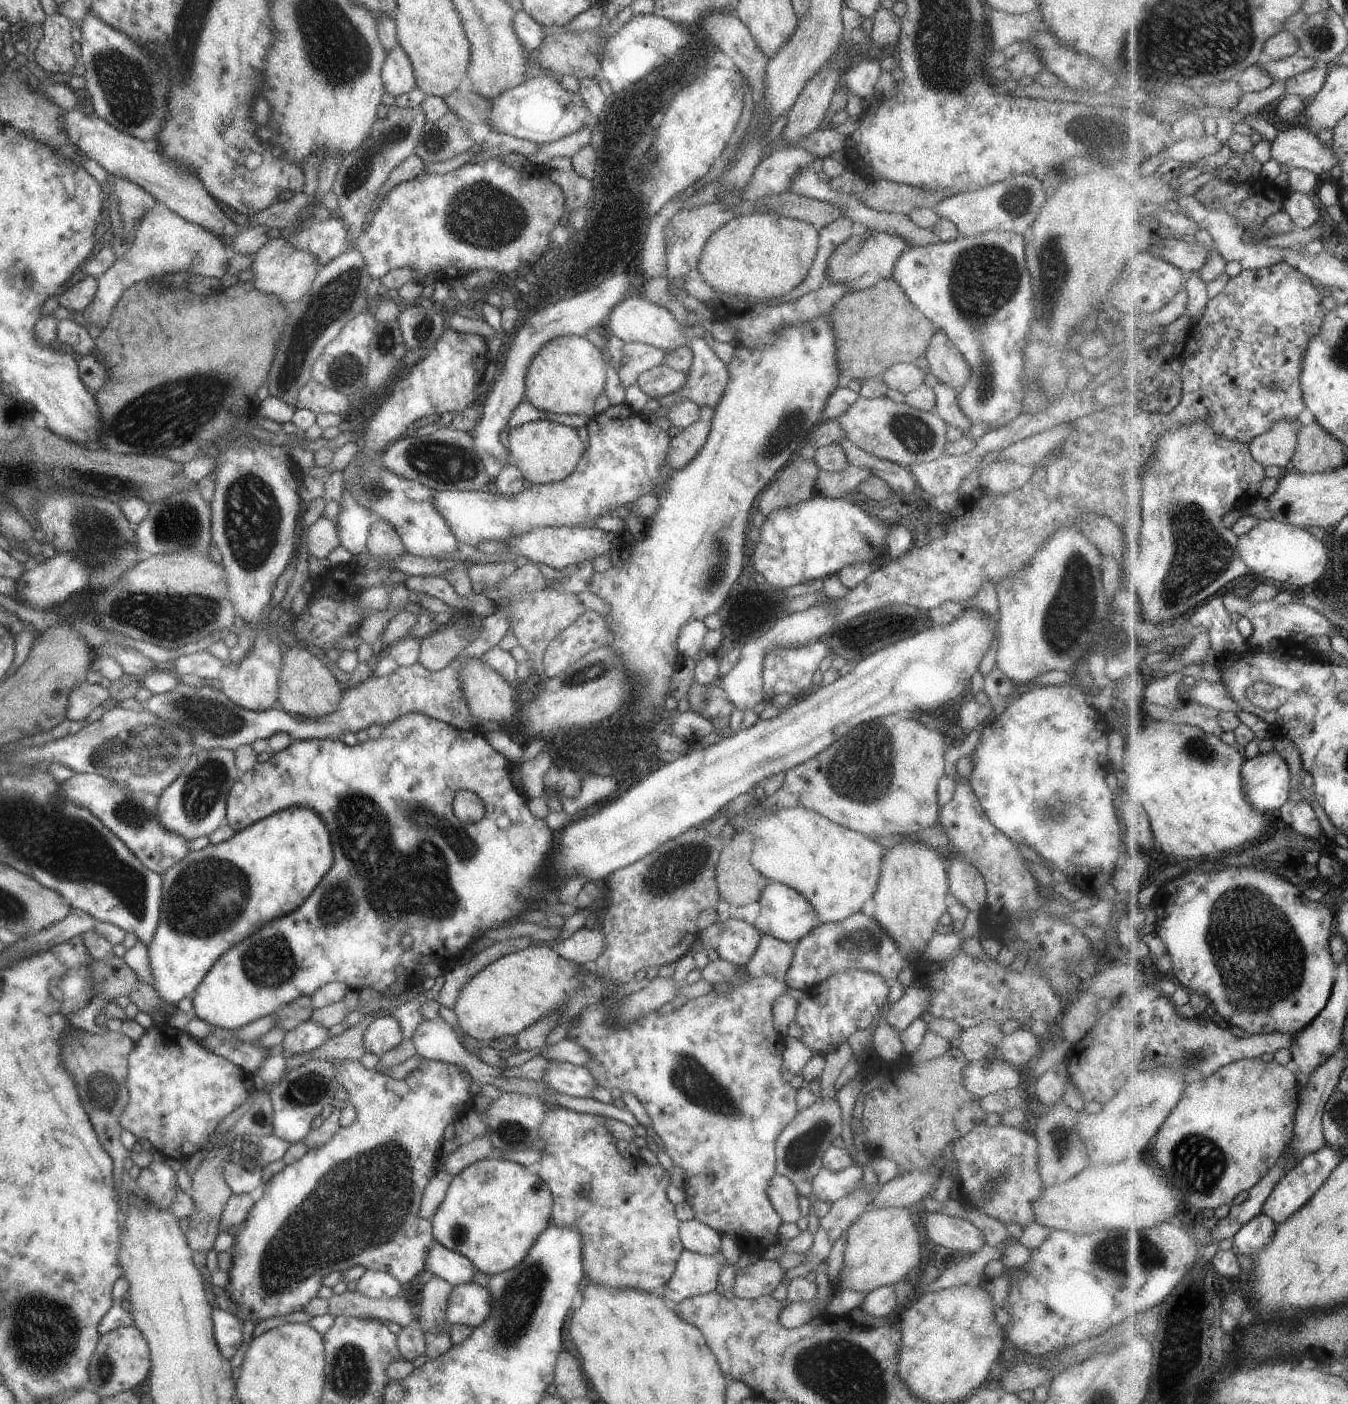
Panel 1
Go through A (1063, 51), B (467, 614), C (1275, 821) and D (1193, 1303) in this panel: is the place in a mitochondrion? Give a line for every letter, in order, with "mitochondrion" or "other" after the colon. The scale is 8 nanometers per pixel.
A: other
B: other
C: other
D: other

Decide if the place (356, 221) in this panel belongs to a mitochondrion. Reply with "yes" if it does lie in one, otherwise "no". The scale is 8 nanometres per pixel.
no

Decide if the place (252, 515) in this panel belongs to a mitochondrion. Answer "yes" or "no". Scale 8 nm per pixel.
yes

